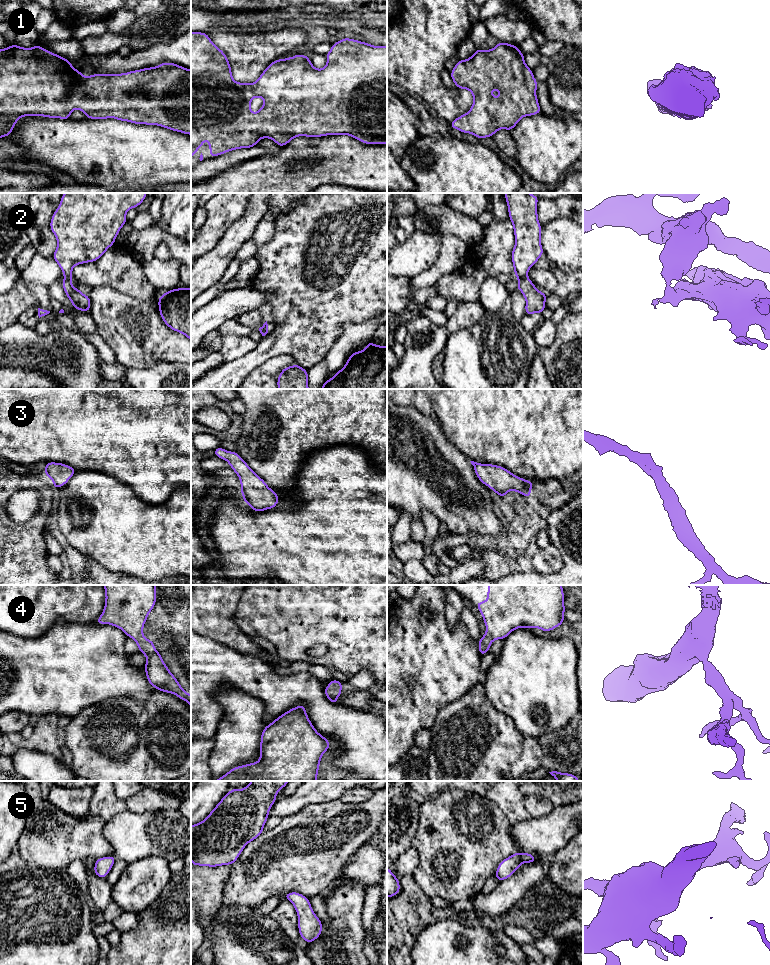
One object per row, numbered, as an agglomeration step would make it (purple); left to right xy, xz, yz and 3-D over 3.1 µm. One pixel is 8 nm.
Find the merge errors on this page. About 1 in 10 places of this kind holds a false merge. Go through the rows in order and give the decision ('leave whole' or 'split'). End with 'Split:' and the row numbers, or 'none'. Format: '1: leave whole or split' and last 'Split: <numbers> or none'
1: leave whole
2: leave whole
3: leave whole
4: leave whole
5: leave whole
Split: none

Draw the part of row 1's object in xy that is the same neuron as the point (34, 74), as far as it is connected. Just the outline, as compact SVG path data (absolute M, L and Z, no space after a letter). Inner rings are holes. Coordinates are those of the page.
M15 44L0 50L0 138L9 136L14 132L11 127L17 126L17 119L24 116L42 116L48 118L70 119L71 112L74 109L81 110L86 118L100 120L114 118L119 121L127 121L133 124L157 125L169 130L191 135L191 69L184 68L175 63L163 62L162 64L143 68L139 70L129 71L120 74L91 74L85 77L83 73L79 72L70 61L55 53L52 53L39 44L31 48L23 48Z

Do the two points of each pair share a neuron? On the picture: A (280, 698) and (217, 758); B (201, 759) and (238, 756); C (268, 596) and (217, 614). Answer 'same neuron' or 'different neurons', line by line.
A: different neurons
B: different neurons
C: different neurons

